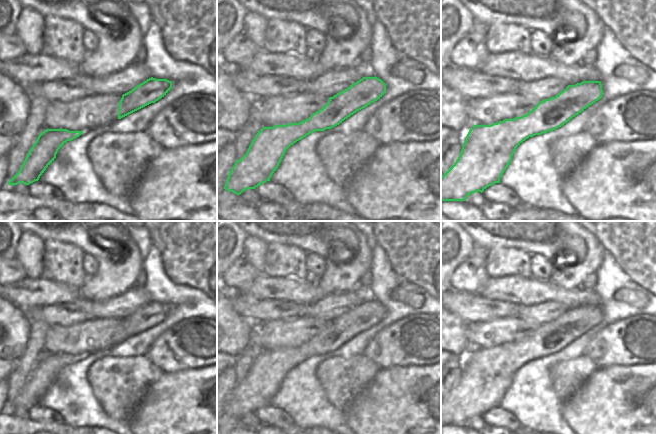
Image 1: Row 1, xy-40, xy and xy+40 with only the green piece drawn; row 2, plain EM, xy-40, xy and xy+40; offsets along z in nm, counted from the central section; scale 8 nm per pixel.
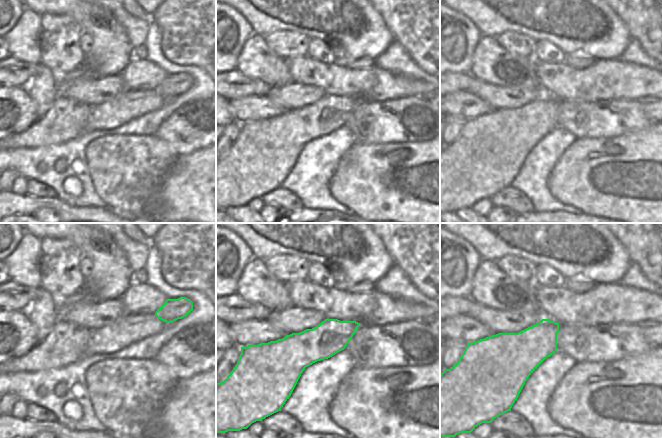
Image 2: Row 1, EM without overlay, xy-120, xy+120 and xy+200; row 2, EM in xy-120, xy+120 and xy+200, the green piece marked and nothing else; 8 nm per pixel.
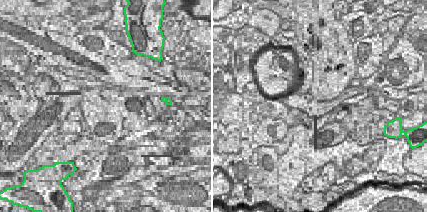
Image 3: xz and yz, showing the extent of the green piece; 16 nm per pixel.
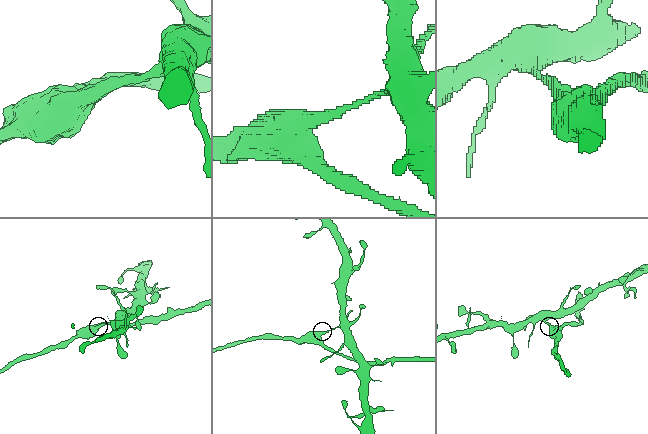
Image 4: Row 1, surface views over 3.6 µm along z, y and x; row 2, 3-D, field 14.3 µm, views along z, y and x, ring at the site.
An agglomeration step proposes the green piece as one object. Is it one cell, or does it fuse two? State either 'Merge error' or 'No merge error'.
Merge error

